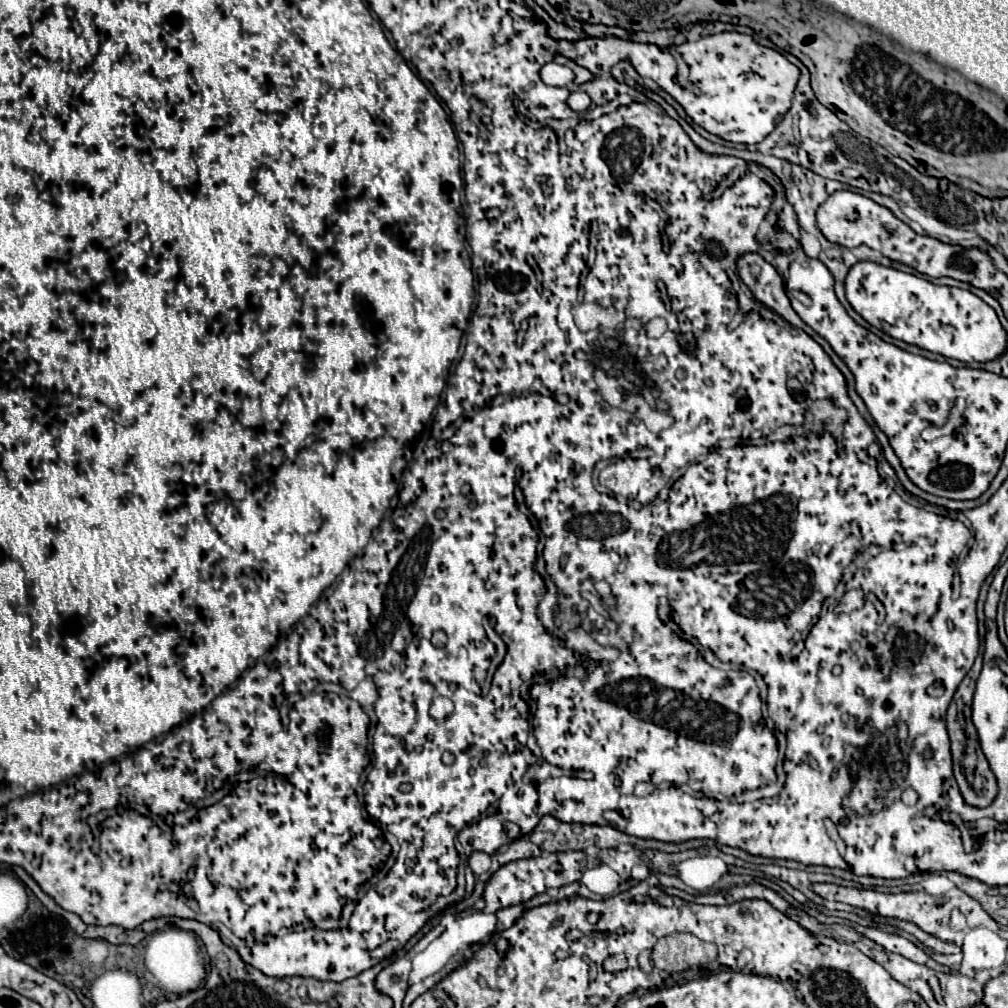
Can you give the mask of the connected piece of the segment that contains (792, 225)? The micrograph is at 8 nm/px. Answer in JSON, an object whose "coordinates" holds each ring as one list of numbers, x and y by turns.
{"coordinates":[[787,202,784,206,784,209,780,213,780,217,777,224,779,230,785,230,785,232,789,232,793,238,798,242,798,247,800,246,800,238,801,238,801,228,798,224,796,213,793,207]]}

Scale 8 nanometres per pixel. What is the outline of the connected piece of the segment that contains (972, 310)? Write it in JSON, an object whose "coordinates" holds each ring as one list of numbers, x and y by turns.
{"coordinates":[[857,262,847,274,845,292,853,310,873,328,929,352,961,362,985,362,1005,348,1005,330,995,310,969,290,935,286,919,276,875,262]]}

